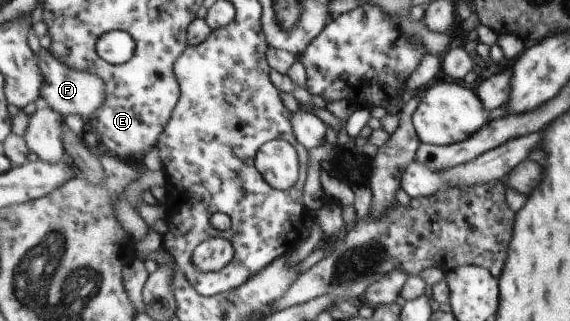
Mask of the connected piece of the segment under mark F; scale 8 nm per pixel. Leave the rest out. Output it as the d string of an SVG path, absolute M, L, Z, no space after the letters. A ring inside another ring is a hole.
M41 50L38 58L39 66L45 76L42 96L45 102L51 106L51 109L57 110L64 116L79 114L85 122L89 122L106 100L105 82L102 78L96 74L69 67L49 50Z

